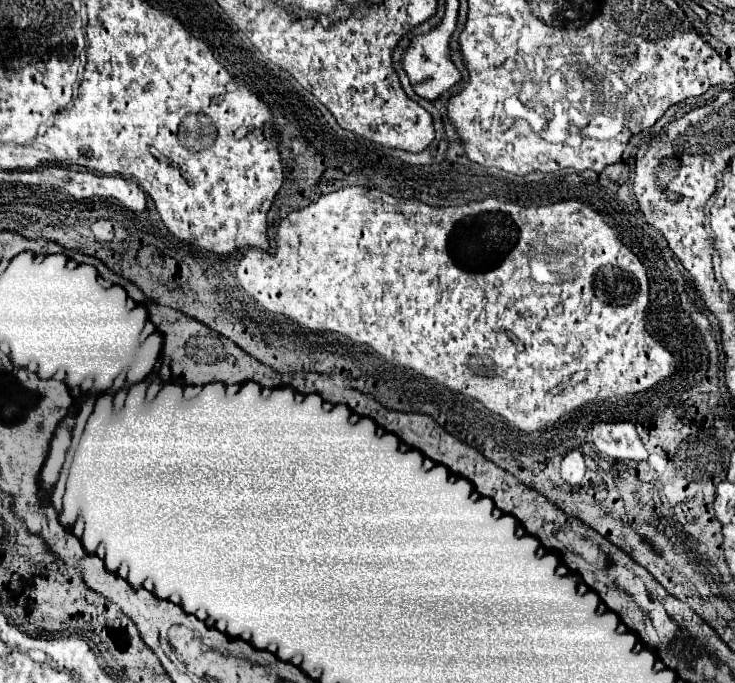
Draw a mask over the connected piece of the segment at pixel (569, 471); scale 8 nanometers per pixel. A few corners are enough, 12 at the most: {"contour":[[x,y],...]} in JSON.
{"contour":[[578,449],[564,455],[560,473],[578,485],[586,473],[584,457]]}

